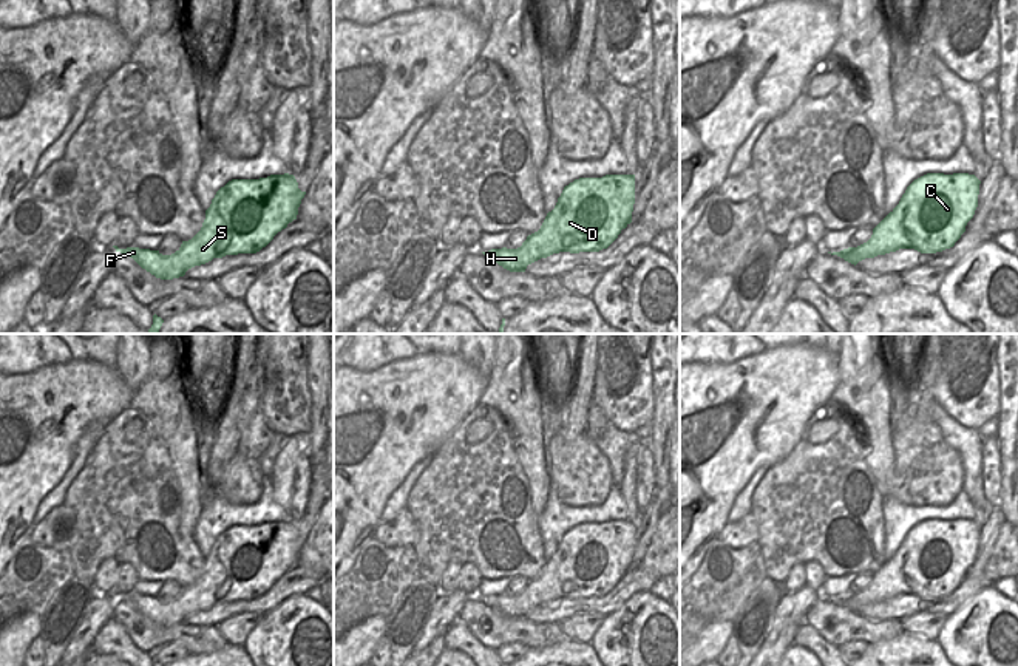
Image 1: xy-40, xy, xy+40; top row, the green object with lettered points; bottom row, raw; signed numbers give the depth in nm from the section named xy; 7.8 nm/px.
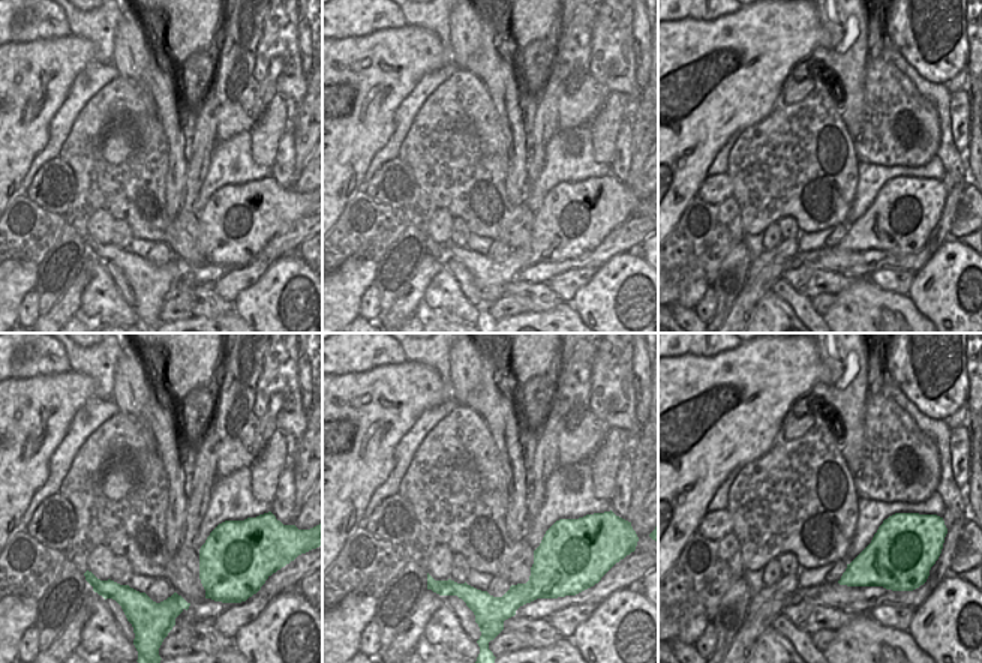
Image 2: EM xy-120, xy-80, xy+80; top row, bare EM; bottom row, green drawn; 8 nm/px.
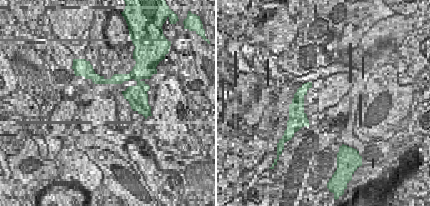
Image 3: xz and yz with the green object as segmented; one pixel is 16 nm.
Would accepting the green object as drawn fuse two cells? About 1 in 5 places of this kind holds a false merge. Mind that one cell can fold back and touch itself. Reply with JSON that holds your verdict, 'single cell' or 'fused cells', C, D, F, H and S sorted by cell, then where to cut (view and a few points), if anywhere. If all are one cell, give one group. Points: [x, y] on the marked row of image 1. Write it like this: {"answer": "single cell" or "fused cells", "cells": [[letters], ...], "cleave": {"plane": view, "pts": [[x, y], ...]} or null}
{"answer": "single cell", "cells": [["C", "D", "F", "H", "S"]], "cleave": null}

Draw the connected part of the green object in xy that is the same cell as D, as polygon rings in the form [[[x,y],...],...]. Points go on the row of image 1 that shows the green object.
[[[635,175],[579,178],[564,187],[541,229],[517,249],[482,252],[510,272],[559,252],[599,252],[607,249],[632,223]]]

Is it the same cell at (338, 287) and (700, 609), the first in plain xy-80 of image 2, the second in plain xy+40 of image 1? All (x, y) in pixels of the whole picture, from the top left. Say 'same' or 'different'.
different

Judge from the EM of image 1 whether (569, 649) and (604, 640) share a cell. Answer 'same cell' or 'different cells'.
different cells

